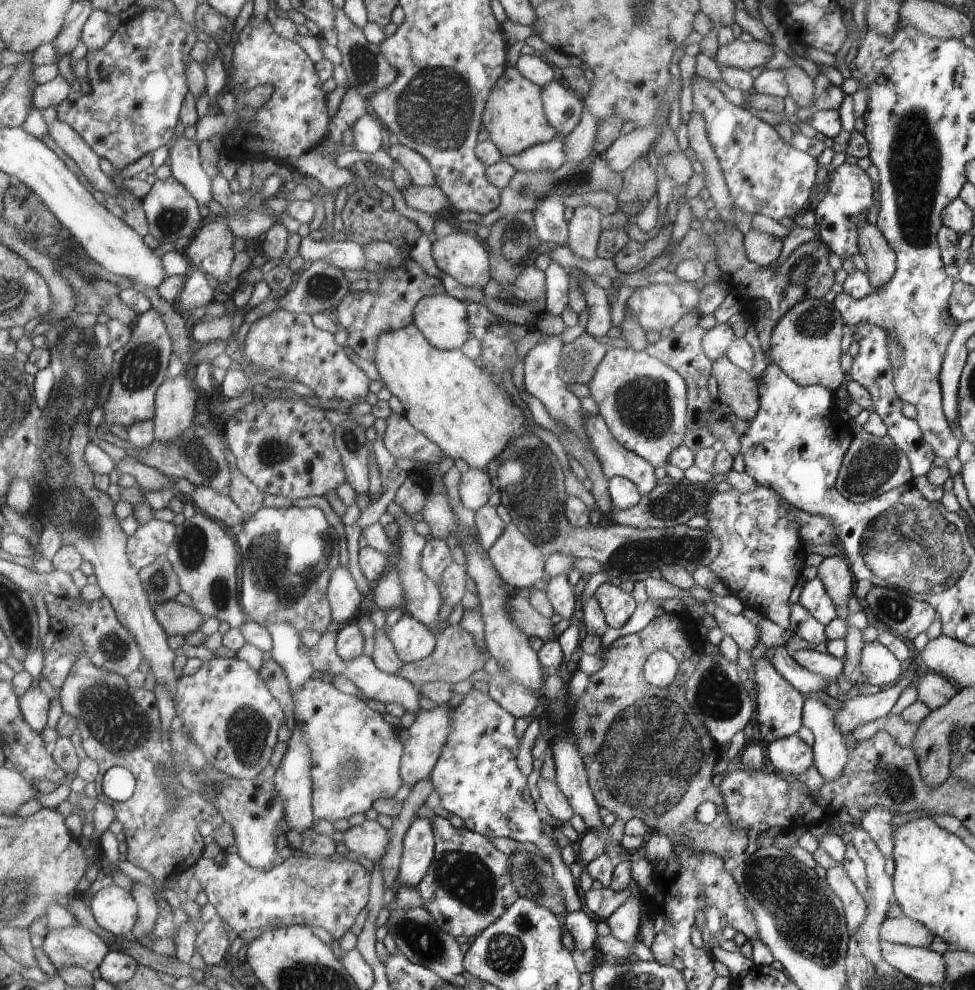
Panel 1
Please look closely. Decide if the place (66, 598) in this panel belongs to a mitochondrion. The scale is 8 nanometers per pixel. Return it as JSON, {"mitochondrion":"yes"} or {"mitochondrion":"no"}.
{"mitochondrion":"no"}

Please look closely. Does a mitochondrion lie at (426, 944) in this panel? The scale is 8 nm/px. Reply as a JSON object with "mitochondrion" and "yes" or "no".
{"mitochondrion":"yes"}

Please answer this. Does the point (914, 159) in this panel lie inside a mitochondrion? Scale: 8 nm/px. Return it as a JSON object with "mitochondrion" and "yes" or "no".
{"mitochondrion":"yes"}

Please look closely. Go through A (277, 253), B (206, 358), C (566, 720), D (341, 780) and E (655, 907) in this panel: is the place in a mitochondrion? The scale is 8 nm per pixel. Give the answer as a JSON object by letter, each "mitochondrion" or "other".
{"A":"other","B":"other","C":"other","D":"mitochondrion","E":"other"}

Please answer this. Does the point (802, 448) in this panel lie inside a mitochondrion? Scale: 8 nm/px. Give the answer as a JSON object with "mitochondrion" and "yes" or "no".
{"mitochondrion":"no"}

